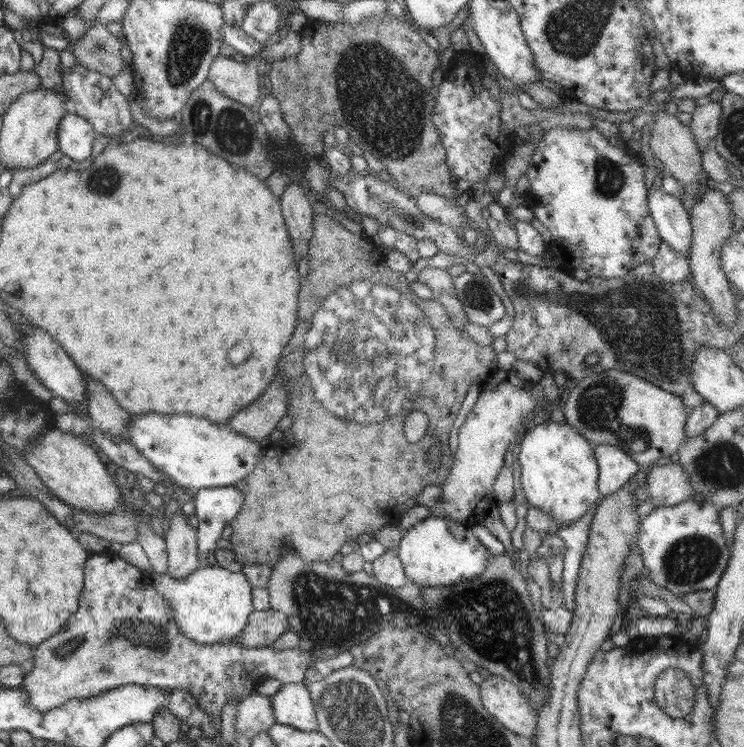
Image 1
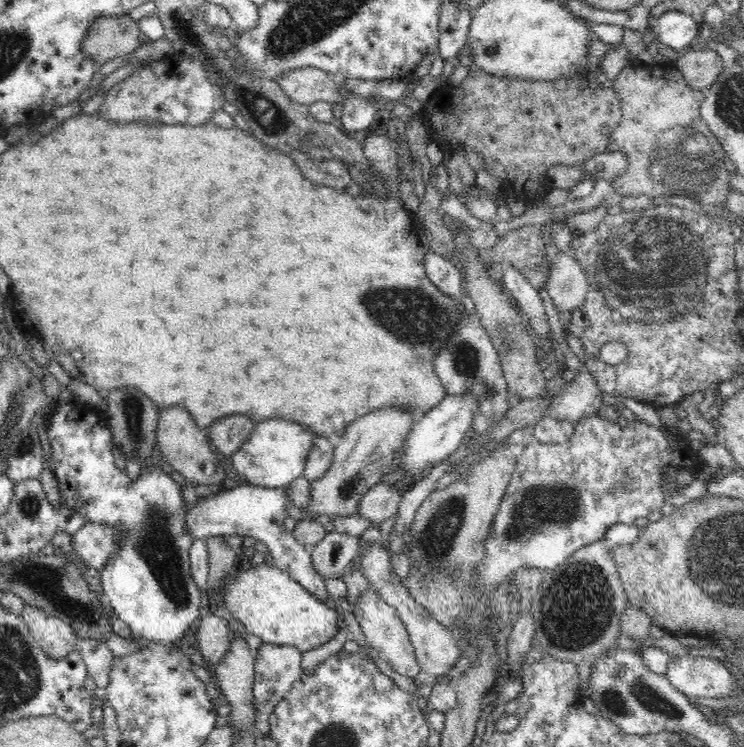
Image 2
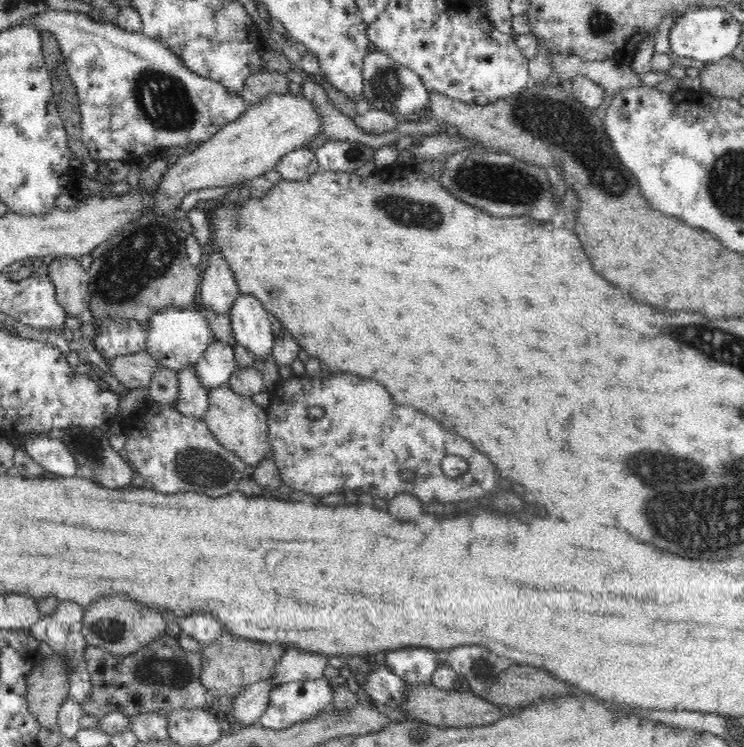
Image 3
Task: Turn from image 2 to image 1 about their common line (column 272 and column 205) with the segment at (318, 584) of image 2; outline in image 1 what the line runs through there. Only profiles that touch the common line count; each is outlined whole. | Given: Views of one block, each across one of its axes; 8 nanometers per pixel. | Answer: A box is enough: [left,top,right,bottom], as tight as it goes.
[191,486,245,566]

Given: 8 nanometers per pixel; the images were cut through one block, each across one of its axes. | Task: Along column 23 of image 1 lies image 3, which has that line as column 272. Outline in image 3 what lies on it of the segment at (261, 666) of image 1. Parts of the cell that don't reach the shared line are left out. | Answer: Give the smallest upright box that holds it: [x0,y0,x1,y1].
[233,678,276,727]

